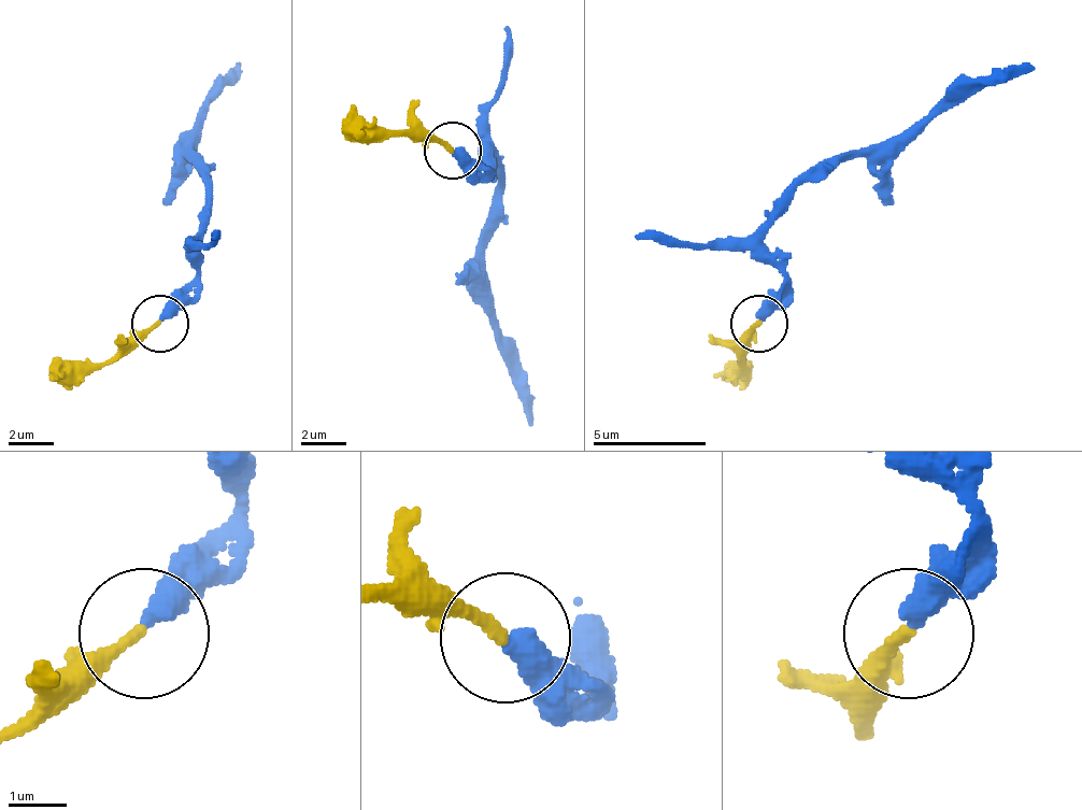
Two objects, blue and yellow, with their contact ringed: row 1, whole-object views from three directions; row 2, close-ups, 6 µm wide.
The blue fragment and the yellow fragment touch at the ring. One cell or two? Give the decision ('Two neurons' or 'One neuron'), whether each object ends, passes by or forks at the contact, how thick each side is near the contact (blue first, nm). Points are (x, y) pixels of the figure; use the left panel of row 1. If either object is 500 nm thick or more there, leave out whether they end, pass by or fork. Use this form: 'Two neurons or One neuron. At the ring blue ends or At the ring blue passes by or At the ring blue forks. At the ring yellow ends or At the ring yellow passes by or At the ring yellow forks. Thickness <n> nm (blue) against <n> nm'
One neuron. At the ring blue ends. At the ring yellow ends. Thickness 440 nm (blue) against 220 nm

